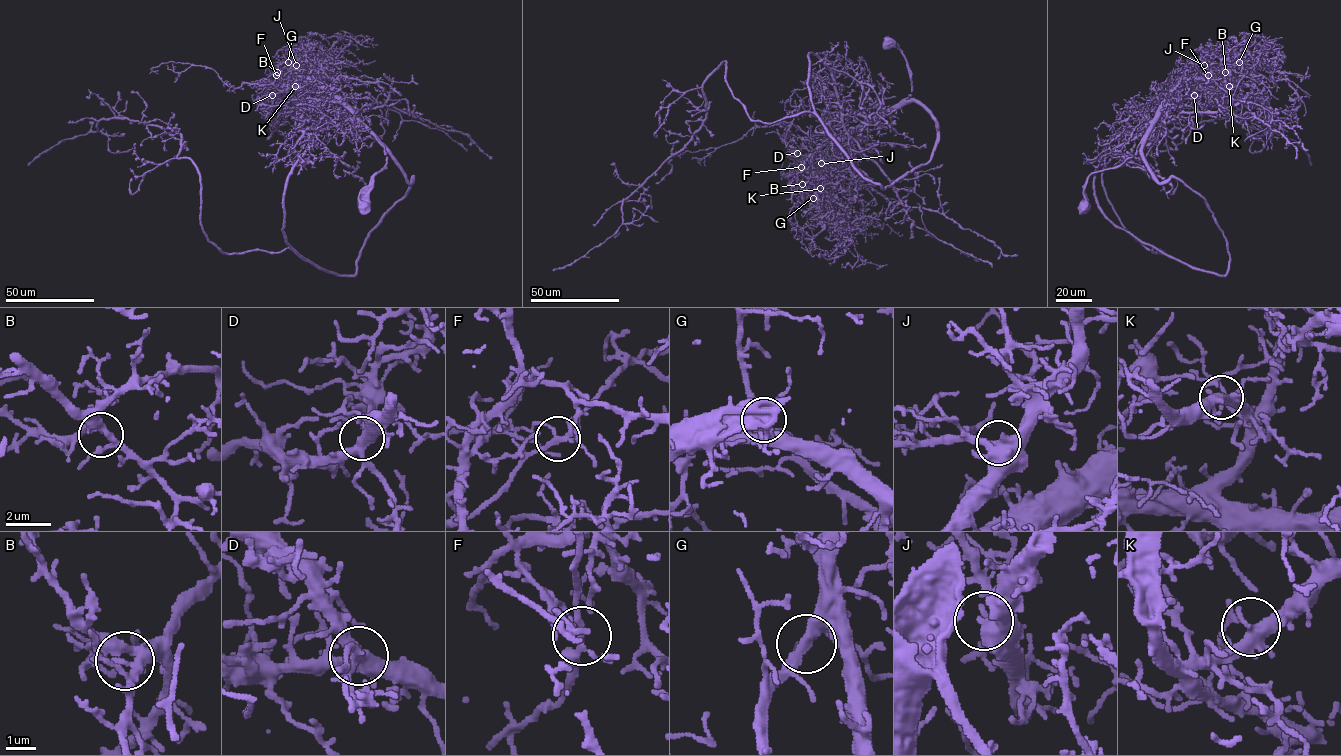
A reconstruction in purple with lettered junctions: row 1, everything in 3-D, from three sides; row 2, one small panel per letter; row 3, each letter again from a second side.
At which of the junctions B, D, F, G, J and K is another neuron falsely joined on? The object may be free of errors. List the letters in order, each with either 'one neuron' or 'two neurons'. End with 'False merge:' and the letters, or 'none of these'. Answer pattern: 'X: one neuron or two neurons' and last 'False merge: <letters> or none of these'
B: one neuron
D: one neuron
F: two neurons
G: one neuron
J: one neuron
K: one neuron
False merge: F

